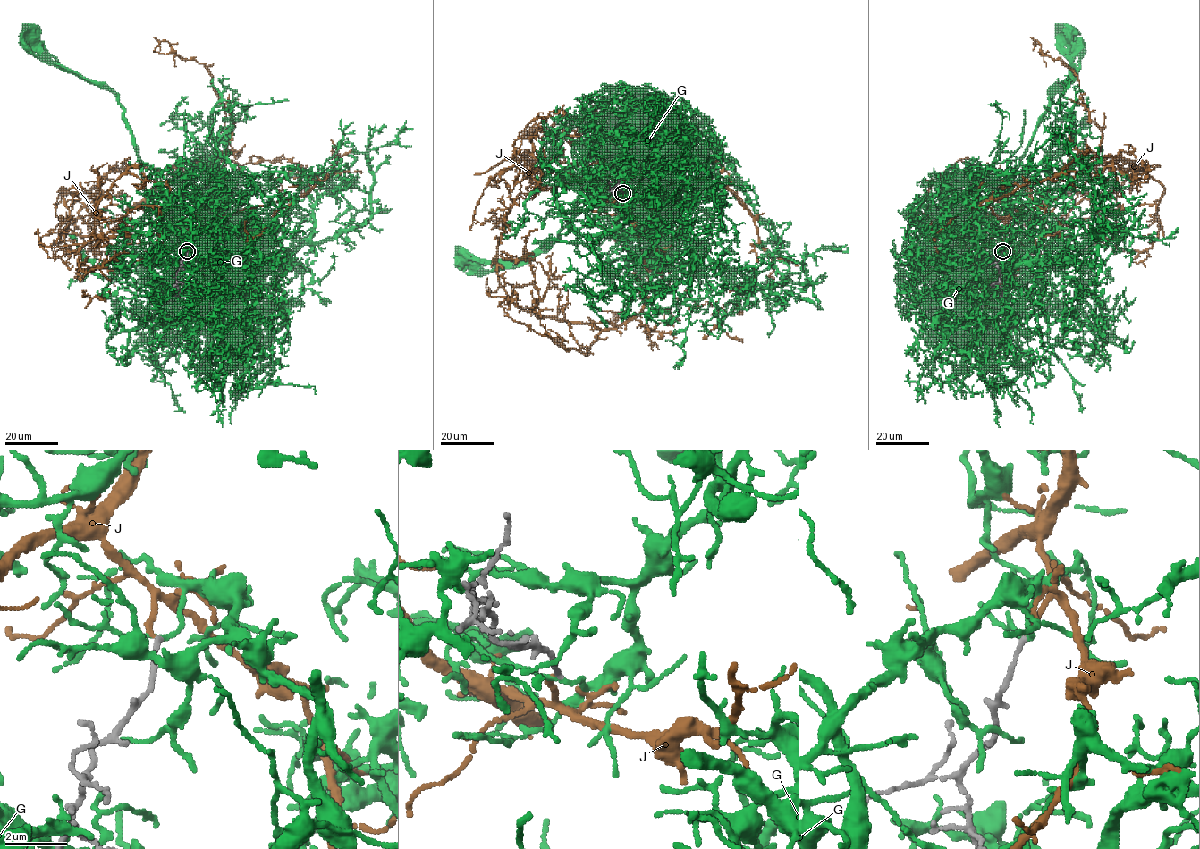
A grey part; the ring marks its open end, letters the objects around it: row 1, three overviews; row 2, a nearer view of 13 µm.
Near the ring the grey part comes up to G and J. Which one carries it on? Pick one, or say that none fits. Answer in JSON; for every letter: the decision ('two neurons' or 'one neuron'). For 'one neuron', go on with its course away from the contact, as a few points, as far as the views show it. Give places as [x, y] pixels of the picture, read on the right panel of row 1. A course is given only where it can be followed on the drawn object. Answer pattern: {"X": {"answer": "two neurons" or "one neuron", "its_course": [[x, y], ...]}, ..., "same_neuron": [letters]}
{"G": {"answer": "two neurons"}, "J": {"answer": "one neuron", "its_course": [[1001, 251], [1009, 218], [1094, 162], [1137, 165], [1118, 191], [1058, 188], [1030, 219], [1030, 249], [1018, 239]]}, "same_neuron": ["J"]}

